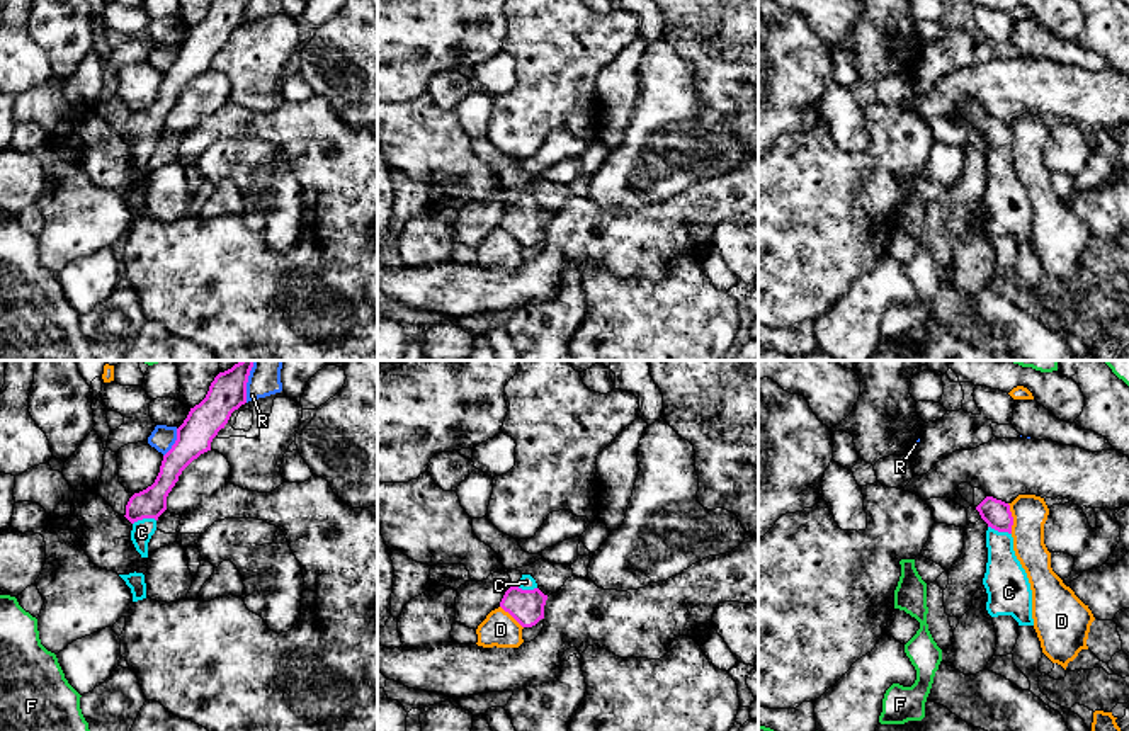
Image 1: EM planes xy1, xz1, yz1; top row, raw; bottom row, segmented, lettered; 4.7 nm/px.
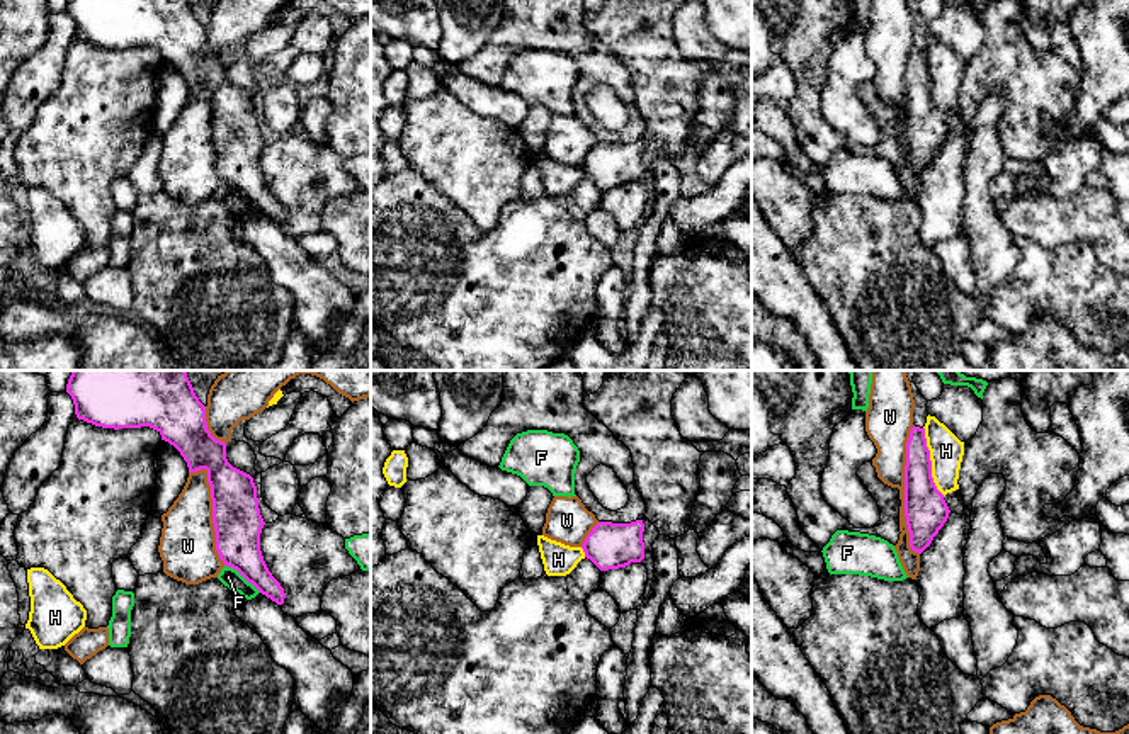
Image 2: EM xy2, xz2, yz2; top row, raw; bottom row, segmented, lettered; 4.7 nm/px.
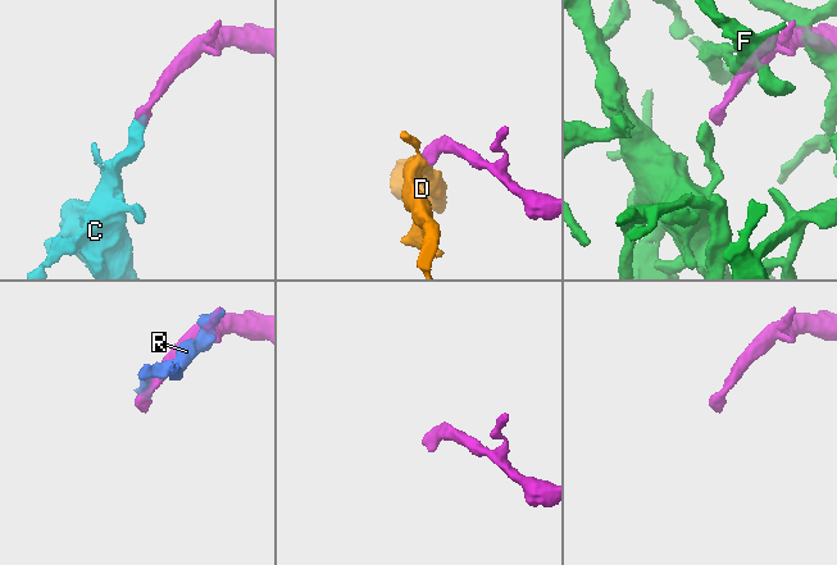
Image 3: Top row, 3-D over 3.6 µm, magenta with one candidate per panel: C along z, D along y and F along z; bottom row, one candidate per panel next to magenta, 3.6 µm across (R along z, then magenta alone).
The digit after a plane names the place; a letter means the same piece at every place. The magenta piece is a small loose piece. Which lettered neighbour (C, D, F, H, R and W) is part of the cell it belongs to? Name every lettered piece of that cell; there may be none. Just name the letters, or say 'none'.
C

